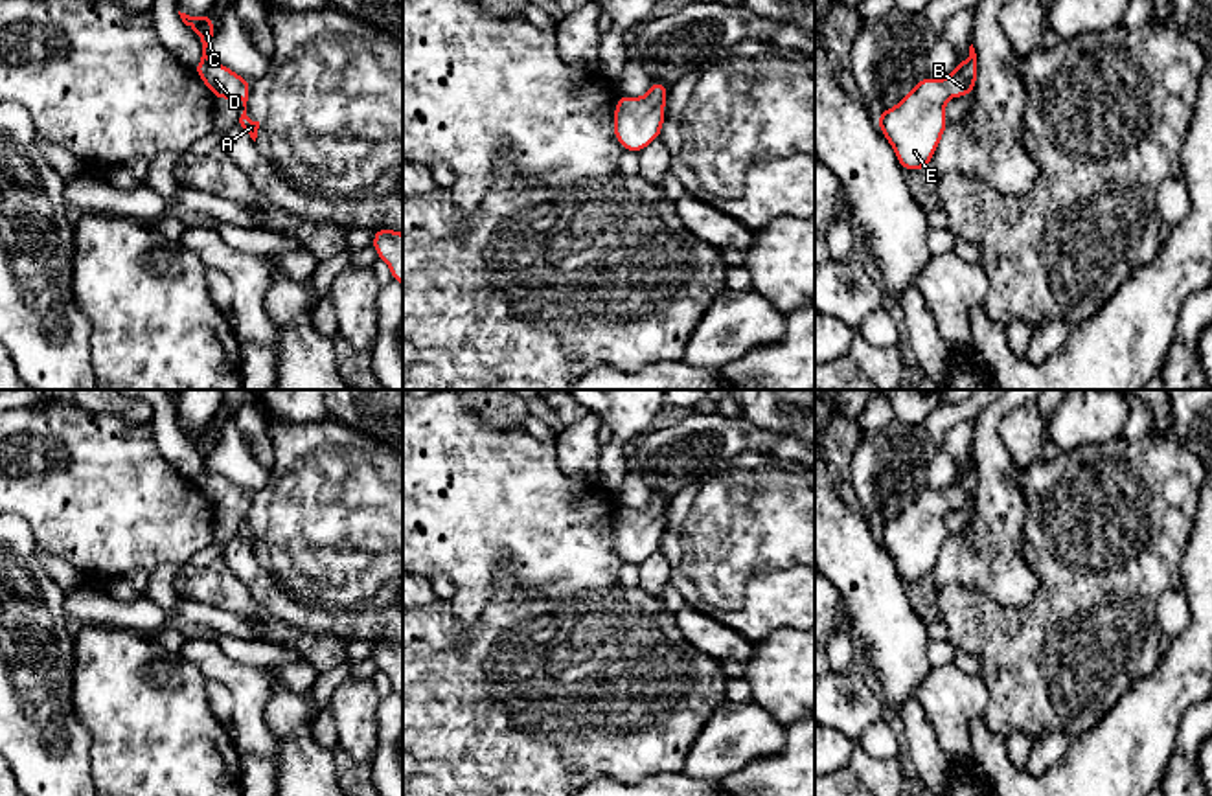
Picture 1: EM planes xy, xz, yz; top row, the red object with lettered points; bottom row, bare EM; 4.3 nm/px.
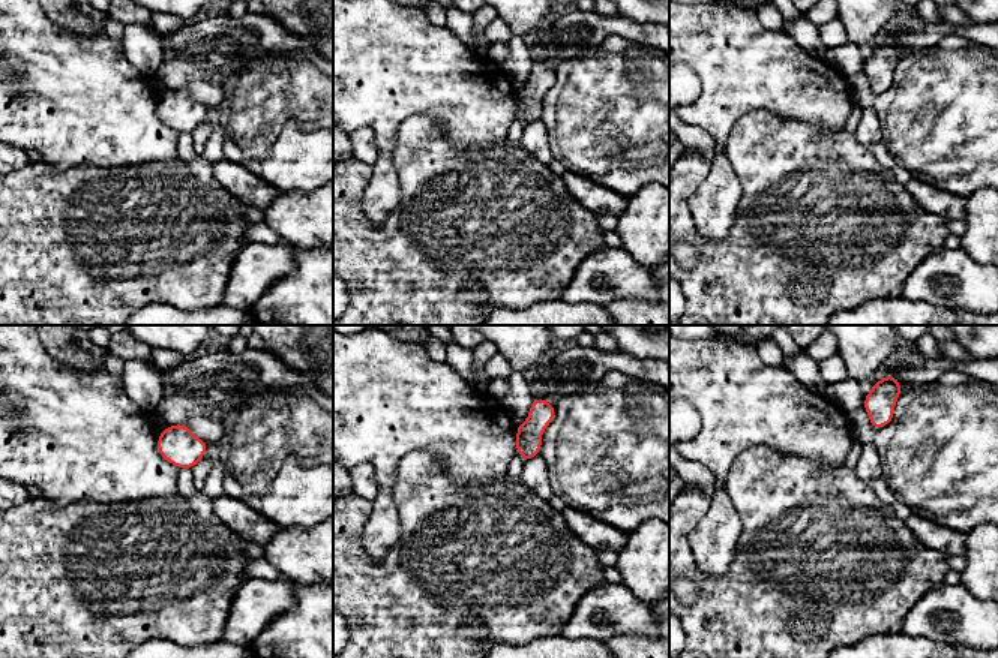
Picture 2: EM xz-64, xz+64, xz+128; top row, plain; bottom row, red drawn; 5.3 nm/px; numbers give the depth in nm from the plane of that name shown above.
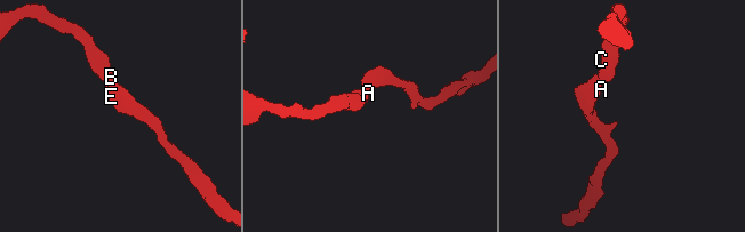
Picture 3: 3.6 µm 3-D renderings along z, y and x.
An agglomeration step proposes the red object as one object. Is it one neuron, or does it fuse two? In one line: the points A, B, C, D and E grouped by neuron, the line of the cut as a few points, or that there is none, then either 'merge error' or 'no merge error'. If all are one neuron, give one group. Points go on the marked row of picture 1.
A B C D E; no cut; no merge error

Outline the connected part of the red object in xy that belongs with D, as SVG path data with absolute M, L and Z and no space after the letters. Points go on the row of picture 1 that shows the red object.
M178 11L178 15L180 15L182 22L186 26L189 26L202 42L202 57L193 66L193 70L202 79L202 83L208 86L208 90L215 96L215 99L241 99L243 101L245 110L239 118L239 123L241 123L243 131L256 142L259 121L252 121L246 116L246 101L250 96L252 81L237 75L228 66L217 63L206 55L206 48L219 29L213 26L210 13L204 13L200 17L189 17L189 15Z

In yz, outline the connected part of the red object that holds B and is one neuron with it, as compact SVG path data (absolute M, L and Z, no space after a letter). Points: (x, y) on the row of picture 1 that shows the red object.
M971 44L969 57L966 61L958 61L955 72L947 75L943 81L925 75L896 107L877 114L877 129L892 145L903 171L927 169L947 127L945 99L967 97L975 88L977 53Z

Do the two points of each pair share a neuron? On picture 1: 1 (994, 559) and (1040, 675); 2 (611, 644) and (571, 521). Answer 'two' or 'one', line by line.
1: two
2: two

